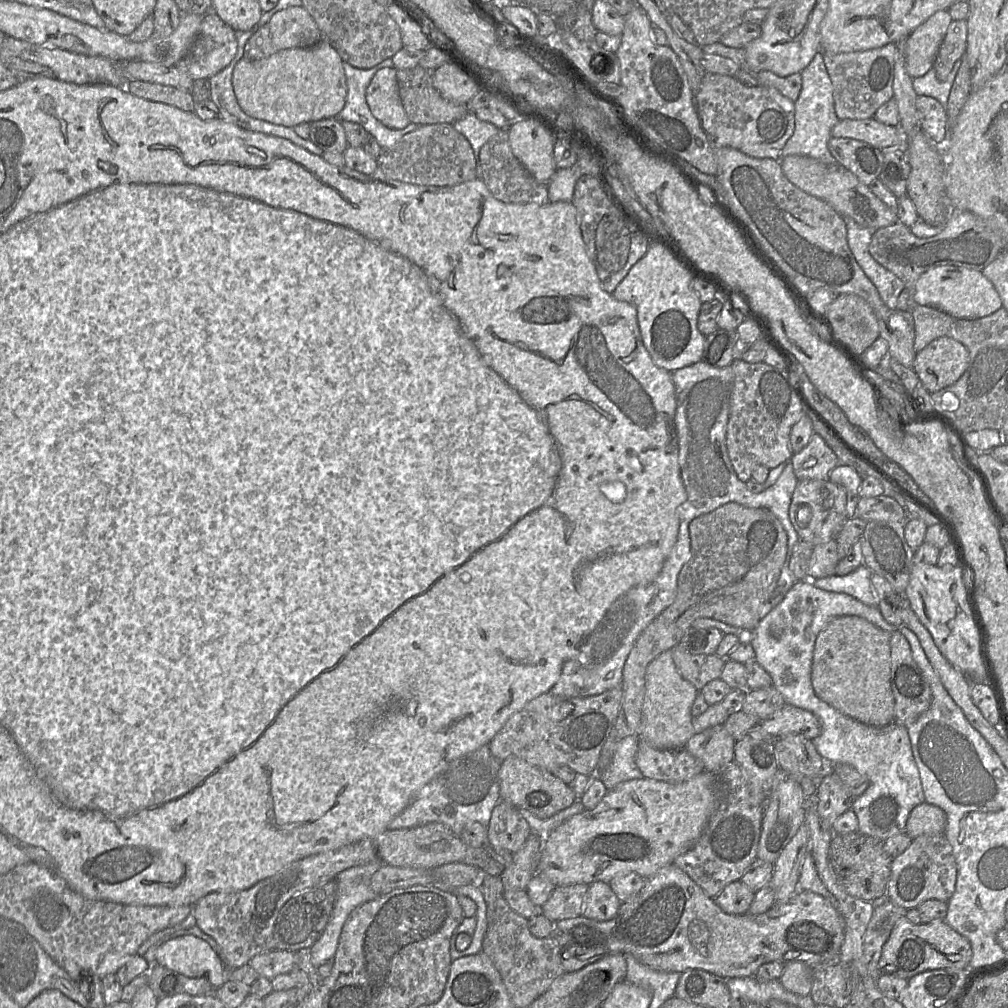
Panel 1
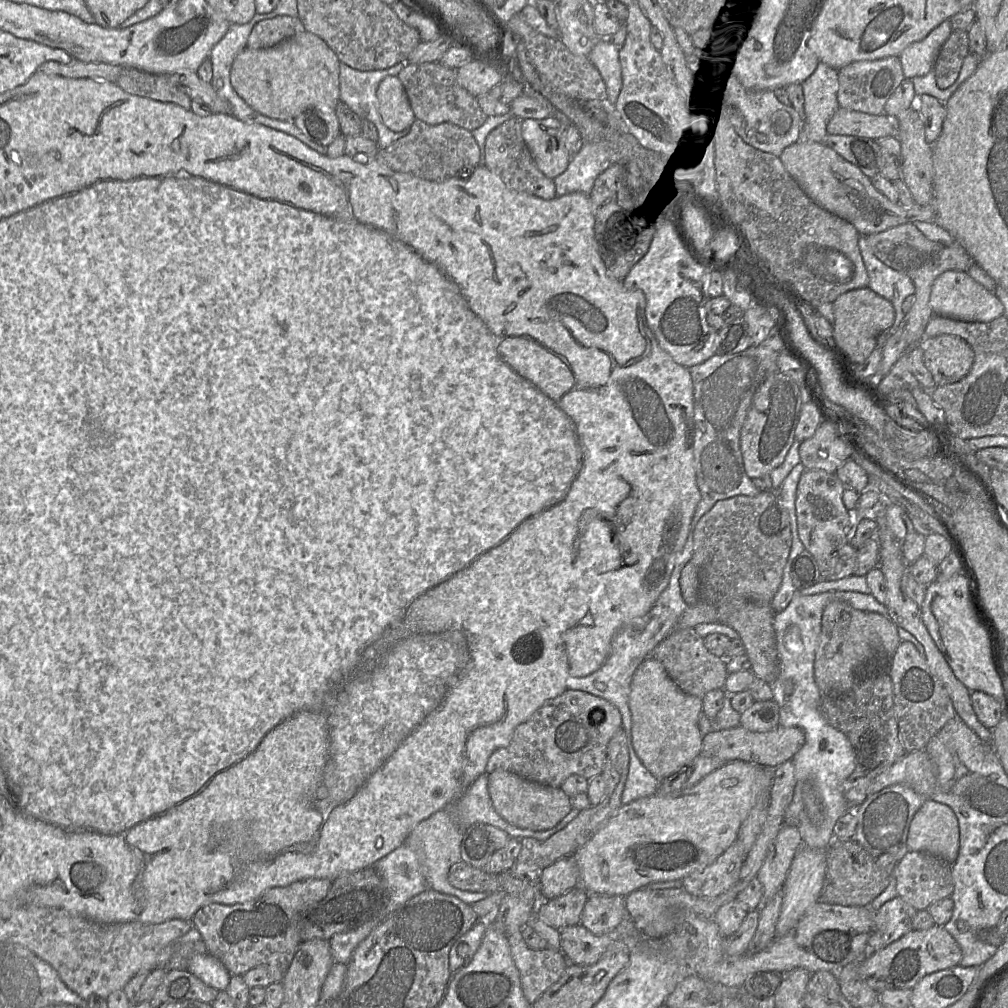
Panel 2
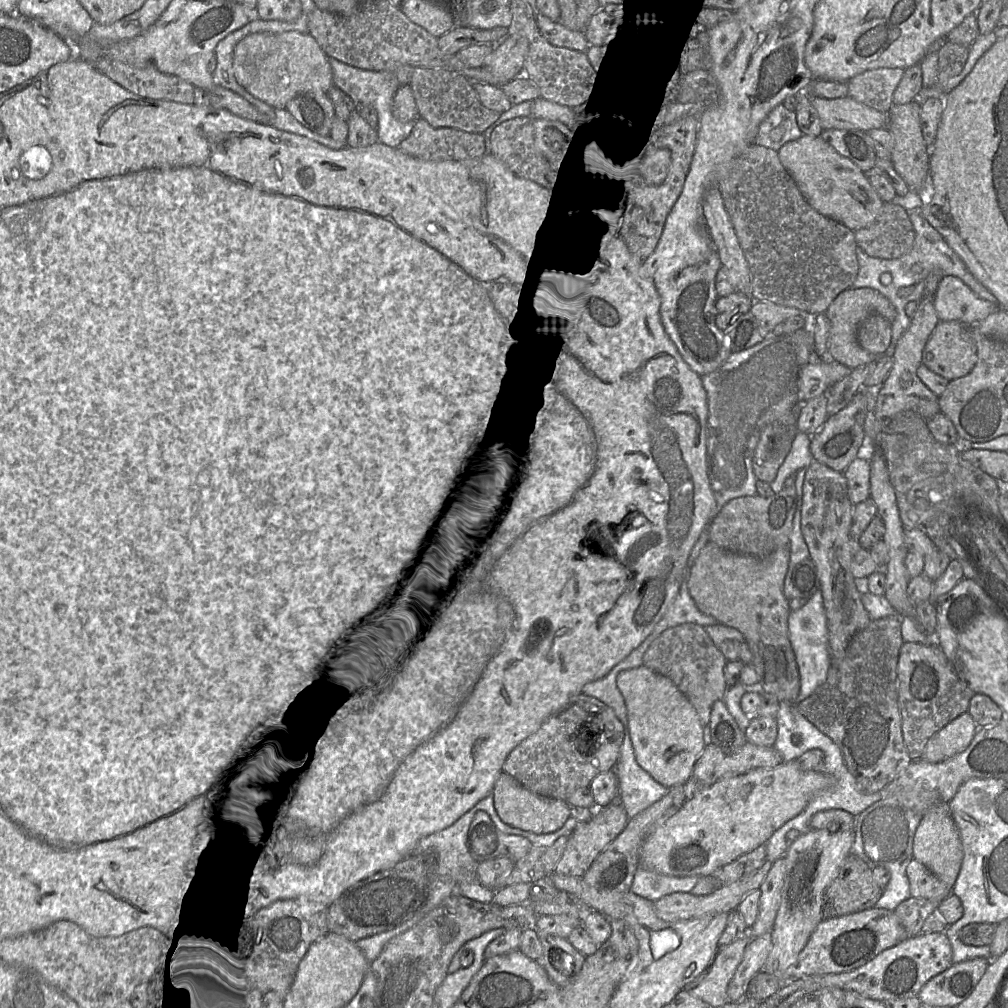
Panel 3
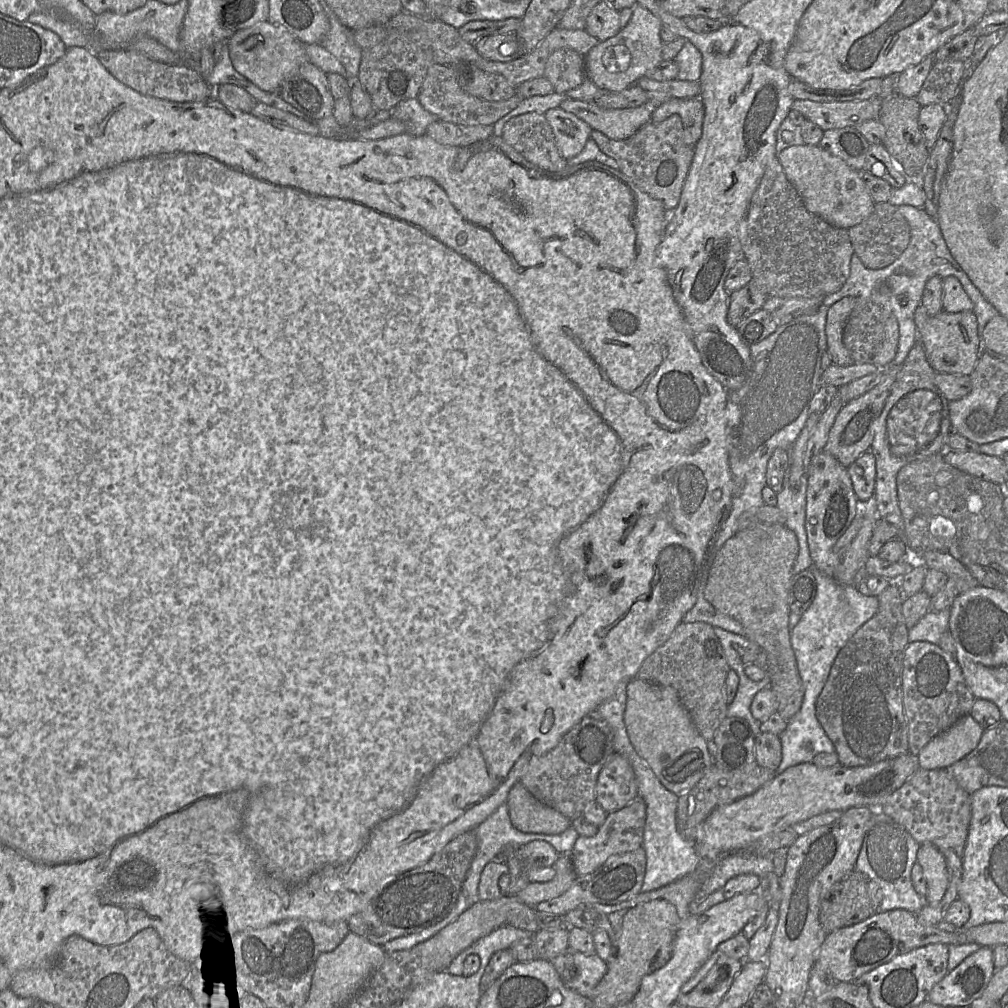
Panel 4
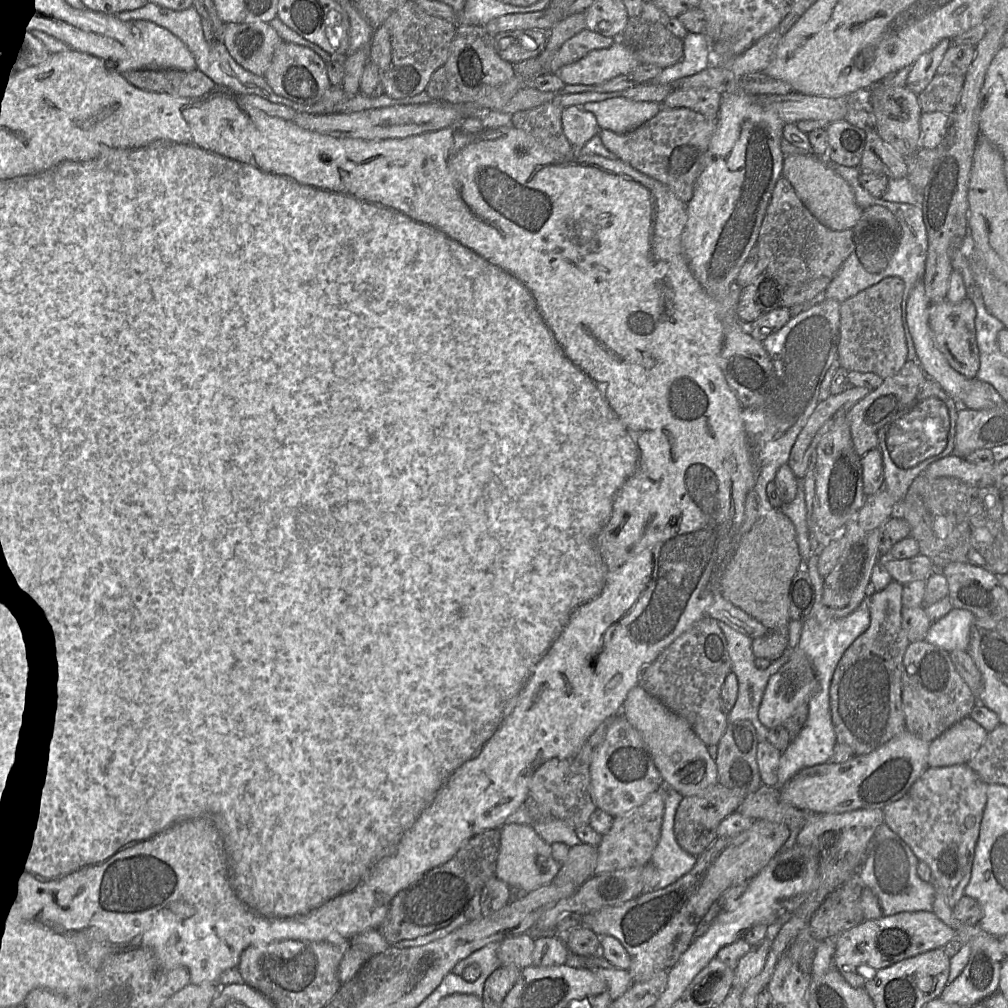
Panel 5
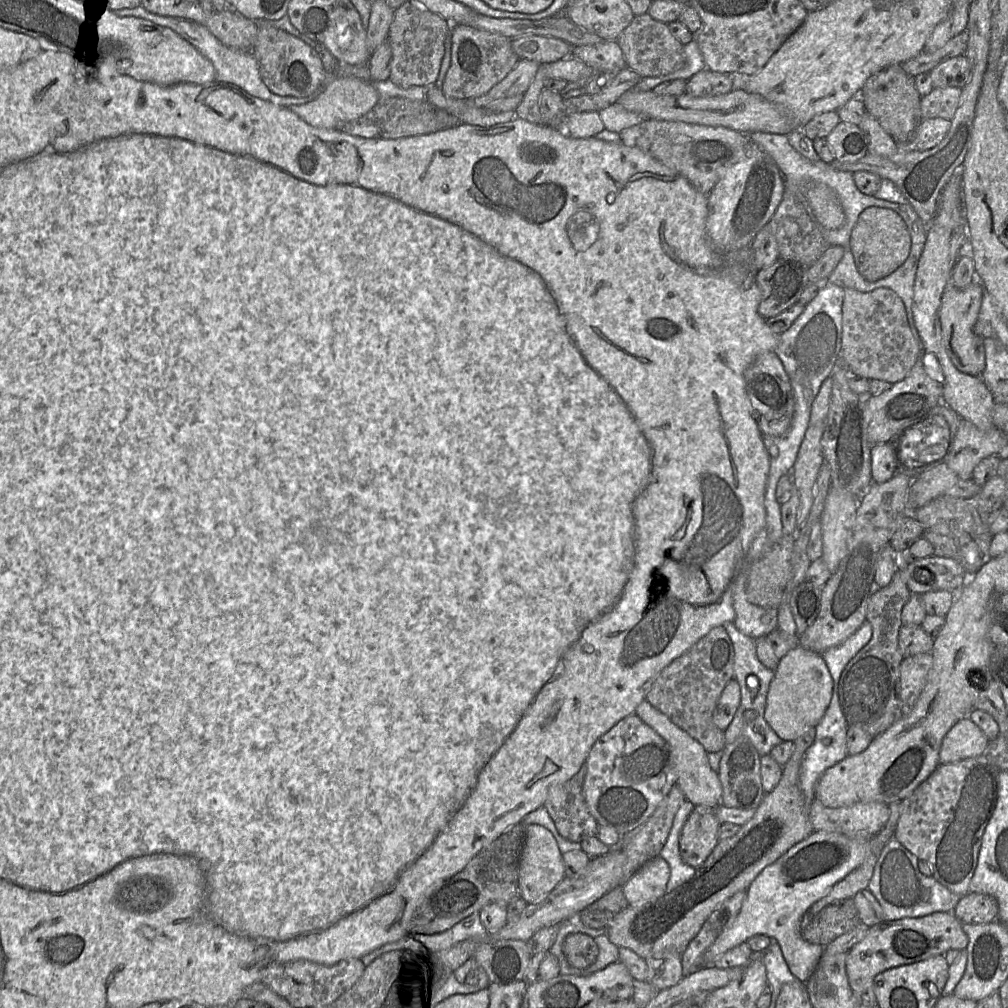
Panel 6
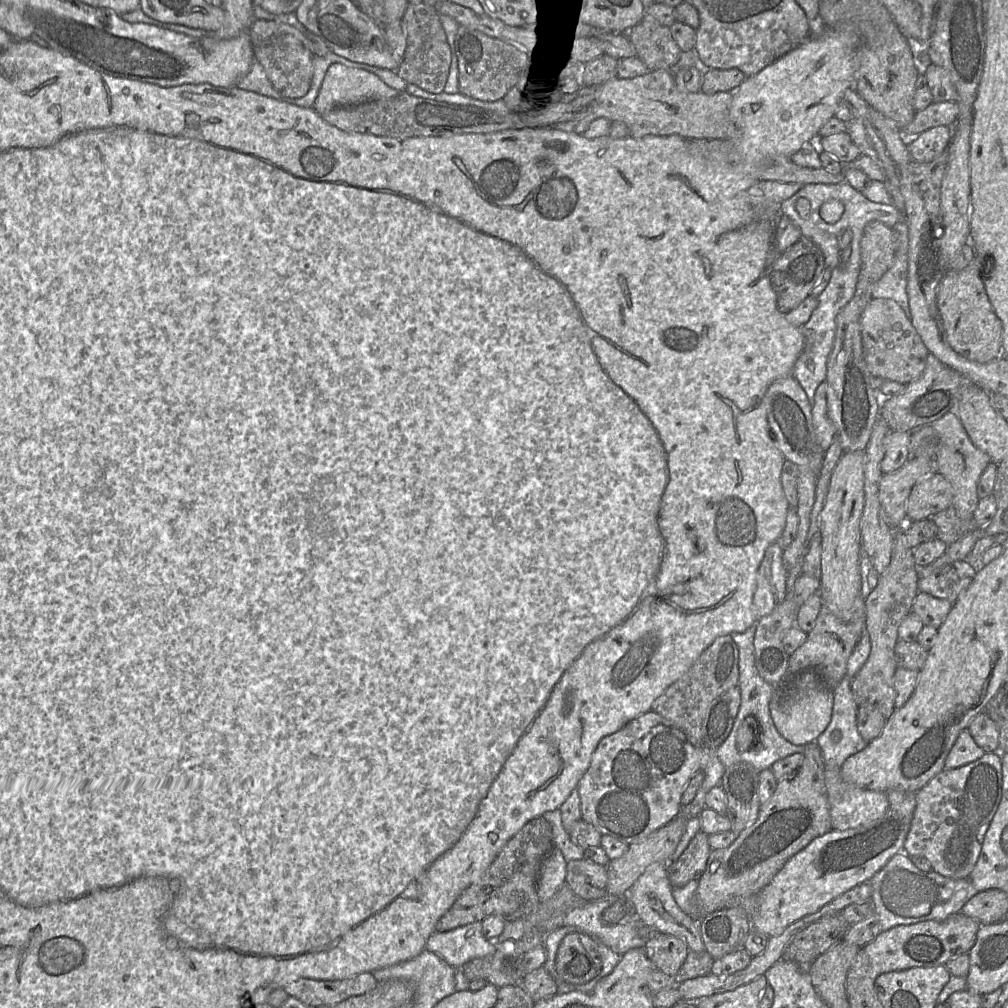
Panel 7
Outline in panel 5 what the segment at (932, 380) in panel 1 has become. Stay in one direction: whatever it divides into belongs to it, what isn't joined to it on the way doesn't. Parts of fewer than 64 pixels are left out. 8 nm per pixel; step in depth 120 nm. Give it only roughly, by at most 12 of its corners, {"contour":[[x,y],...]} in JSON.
{"contour":[[968,297],[929,308],[929,326],[949,365],[968,379],[980,366]]}

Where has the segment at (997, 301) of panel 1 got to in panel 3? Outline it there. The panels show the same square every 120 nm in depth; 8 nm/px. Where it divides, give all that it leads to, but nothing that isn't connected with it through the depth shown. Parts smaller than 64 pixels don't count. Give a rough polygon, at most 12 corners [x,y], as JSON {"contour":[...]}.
{"contour":[[956,276],[933,300],[940,321],[975,326],[999,309]]}

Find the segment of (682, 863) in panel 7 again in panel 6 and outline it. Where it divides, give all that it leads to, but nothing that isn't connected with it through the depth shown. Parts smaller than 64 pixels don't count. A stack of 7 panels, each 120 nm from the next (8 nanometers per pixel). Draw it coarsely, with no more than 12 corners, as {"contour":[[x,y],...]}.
{"contour":[[693,808],[679,837],[680,856],[697,869],[719,841],[715,808]]}

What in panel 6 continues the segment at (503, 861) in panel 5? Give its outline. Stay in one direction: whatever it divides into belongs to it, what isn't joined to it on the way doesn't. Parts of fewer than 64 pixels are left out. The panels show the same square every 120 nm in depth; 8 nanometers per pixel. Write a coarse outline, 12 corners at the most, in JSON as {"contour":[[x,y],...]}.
{"contour":[[526,825],[518,864],[519,895],[547,898],[564,877],[551,832]]}

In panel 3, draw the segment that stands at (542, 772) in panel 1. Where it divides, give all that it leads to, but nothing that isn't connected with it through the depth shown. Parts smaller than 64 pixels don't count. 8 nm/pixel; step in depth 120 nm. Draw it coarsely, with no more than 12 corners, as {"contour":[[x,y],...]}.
{"contour":[[505,772],[491,794],[504,823],[555,832],[566,800],[536,794]]}

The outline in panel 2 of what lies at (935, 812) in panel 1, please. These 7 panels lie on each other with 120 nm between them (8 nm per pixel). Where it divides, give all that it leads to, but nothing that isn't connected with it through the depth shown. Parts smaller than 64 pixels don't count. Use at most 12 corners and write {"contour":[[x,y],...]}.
{"contour":[[926,799],[909,826],[908,851],[953,865],[959,824]]}

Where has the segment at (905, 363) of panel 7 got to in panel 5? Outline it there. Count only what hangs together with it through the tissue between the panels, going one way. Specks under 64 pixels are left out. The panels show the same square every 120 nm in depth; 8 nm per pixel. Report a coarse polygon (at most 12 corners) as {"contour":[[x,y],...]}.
{"contour":[[888,277],[840,305],[838,362],[897,374],[907,361],[904,283]]}

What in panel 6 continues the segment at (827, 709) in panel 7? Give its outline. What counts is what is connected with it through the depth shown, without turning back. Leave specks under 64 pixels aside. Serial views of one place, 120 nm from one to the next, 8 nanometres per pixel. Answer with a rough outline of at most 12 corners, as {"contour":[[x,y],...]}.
{"contour":[[797,645],[779,660],[764,718],[794,742],[823,718],[833,679]]}

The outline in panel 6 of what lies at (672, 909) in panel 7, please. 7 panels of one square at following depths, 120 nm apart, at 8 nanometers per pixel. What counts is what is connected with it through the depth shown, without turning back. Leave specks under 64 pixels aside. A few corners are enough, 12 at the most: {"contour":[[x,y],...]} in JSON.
{"contour":[[647,861],[622,885],[631,906],[642,906],[666,891],[667,862]]}

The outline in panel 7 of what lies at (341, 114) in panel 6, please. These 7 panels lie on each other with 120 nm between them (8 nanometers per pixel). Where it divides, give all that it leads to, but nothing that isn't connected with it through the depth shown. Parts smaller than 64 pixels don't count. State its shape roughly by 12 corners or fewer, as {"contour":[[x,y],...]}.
{"contour":[[335,63],[312,108],[321,115],[398,93],[369,71]]}

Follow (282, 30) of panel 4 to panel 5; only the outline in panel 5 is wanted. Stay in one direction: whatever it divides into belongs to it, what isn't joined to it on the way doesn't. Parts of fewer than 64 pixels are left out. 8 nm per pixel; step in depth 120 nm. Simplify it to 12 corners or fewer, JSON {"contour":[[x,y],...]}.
{"contour":[[267,22],[225,23],[223,43],[264,76],[283,40]]}

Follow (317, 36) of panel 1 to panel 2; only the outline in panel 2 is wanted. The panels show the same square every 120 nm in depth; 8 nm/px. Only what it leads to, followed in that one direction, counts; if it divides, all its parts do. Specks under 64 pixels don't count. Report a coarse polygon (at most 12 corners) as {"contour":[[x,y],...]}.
{"contour":[[298,17],[256,24],[247,48],[270,48],[304,31]]}

